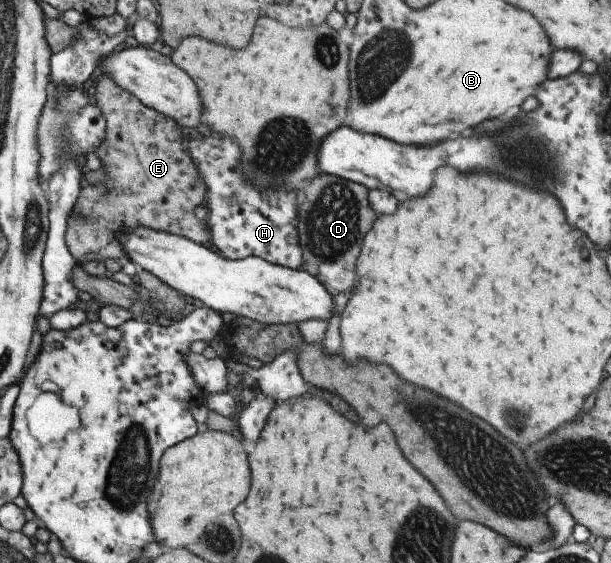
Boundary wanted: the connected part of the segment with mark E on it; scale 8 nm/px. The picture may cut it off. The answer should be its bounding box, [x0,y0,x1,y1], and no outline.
[63,73,209,264]

